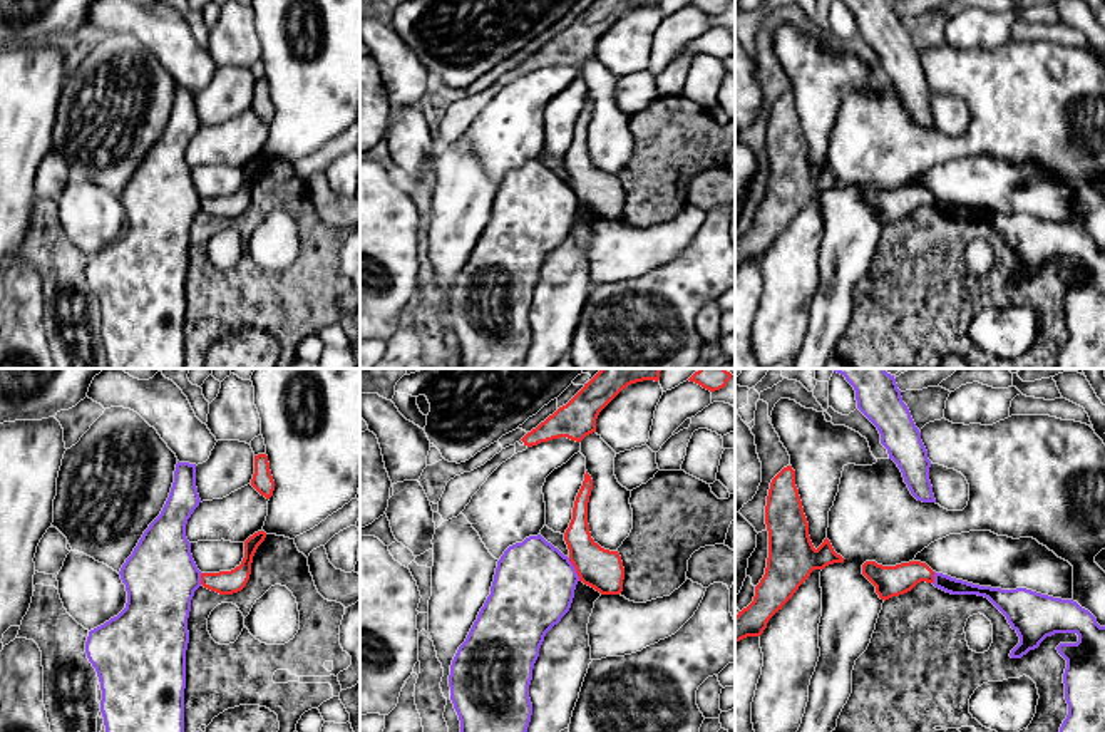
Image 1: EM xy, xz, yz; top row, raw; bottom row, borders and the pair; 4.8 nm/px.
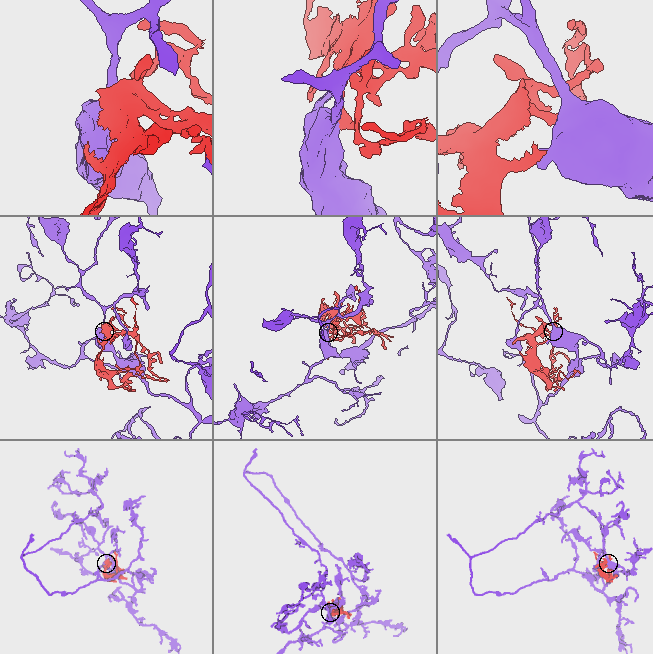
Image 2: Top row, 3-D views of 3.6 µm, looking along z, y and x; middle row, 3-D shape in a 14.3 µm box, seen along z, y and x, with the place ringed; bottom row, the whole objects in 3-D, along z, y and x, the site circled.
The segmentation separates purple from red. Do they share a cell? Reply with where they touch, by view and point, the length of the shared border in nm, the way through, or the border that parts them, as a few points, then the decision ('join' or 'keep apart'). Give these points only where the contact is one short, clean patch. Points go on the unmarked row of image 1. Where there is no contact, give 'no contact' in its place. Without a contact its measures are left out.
xz (575, 195) | 130 nm | across xz (533, 213), (541, 205), (575, 195), (600, 193) | join

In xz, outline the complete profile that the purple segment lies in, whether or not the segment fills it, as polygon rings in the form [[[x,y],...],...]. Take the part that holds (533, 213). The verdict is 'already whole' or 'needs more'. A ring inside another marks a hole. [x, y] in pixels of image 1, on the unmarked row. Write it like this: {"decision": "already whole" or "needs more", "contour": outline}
{"decision": "needs more", "contour": [[[586,95],[564,157],[568,181],[537,159],[509,171],[497,186],[491,219],[450,290],[450,325],[460,345],[460,369],[522,369],[532,340],[529,310],[539,273],[546,258],[569,236],[576,209],[583,206],[601,219],[623,216],[619,178],[601,173],[589,157],[591,114]]]}

